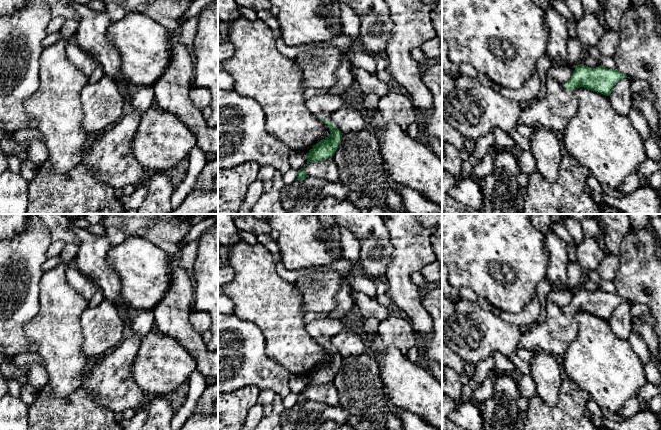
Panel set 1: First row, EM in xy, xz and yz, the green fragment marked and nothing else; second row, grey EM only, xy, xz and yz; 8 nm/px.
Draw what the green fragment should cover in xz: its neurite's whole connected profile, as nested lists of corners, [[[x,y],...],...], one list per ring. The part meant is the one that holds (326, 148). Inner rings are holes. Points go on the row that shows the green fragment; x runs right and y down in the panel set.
[[[324,91],[310,99],[305,99],[308,110],[329,126],[330,135],[322,139],[306,153],[307,162],[318,162],[332,158],[341,143],[343,133],[329,120],[329,116],[343,107],[347,98]]]

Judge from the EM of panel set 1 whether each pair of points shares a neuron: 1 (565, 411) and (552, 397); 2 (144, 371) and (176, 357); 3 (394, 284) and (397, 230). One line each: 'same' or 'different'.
1: different
2: same
3: same

